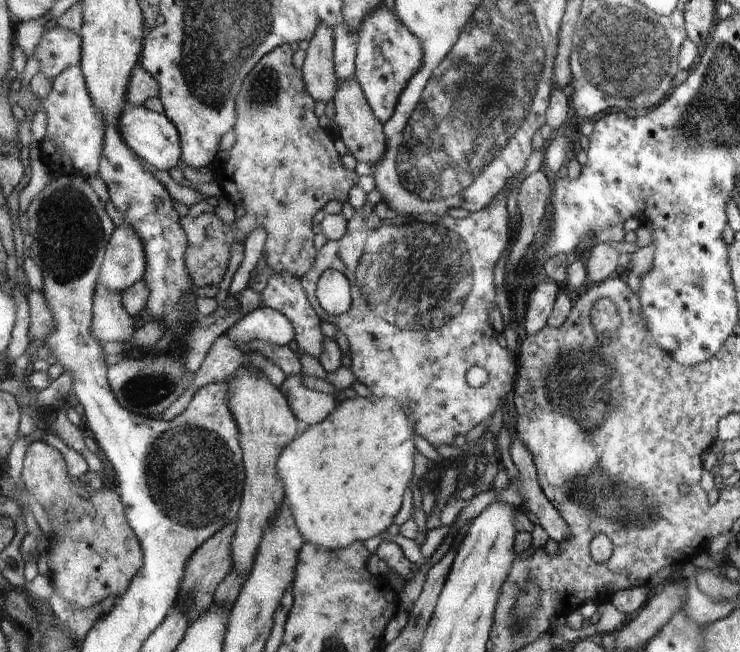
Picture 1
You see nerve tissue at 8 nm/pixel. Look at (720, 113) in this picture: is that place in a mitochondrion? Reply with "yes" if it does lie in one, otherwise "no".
yes

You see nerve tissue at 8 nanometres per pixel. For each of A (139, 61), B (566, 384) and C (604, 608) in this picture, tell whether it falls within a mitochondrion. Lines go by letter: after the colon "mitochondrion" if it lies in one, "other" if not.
A: other
B: mitochondrion
C: other

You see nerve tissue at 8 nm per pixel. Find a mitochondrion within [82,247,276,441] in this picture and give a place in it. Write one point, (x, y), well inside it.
(142, 391)

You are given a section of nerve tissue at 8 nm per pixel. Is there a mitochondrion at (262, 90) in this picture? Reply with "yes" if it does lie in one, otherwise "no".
yes

